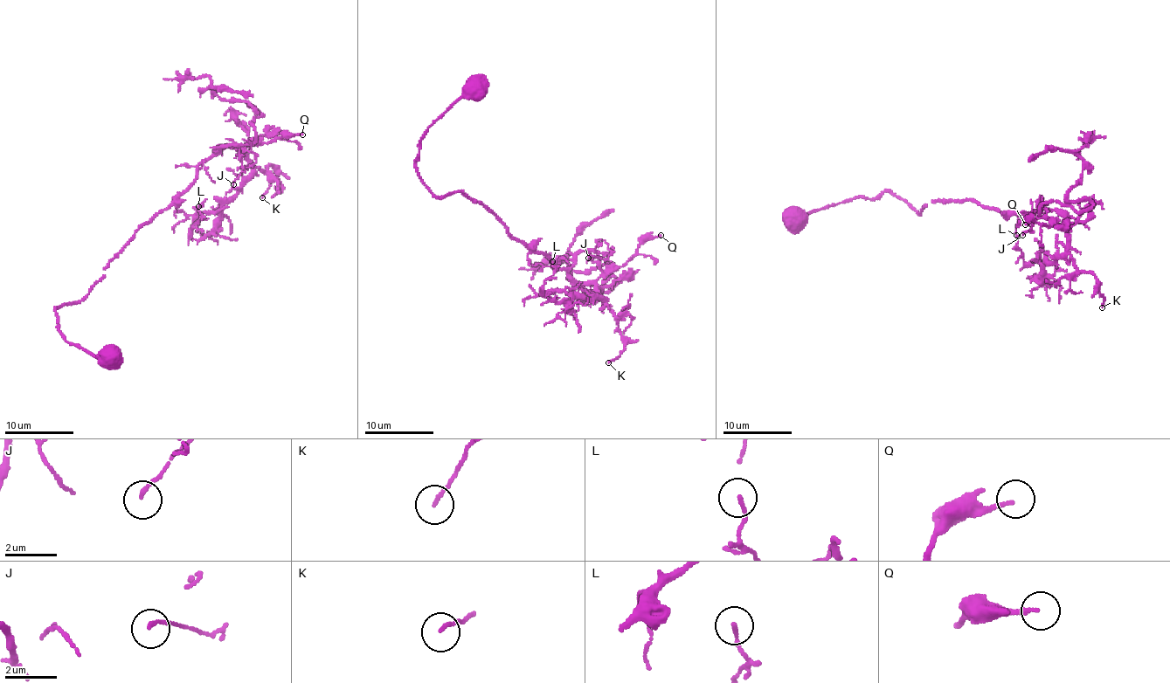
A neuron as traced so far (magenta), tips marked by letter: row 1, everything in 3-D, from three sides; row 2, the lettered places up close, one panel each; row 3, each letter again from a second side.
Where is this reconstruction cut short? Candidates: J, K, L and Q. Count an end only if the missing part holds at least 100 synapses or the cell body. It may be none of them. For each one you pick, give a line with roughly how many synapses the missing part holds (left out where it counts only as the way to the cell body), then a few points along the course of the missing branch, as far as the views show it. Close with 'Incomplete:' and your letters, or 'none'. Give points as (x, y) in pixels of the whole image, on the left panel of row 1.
Incomplete: none

